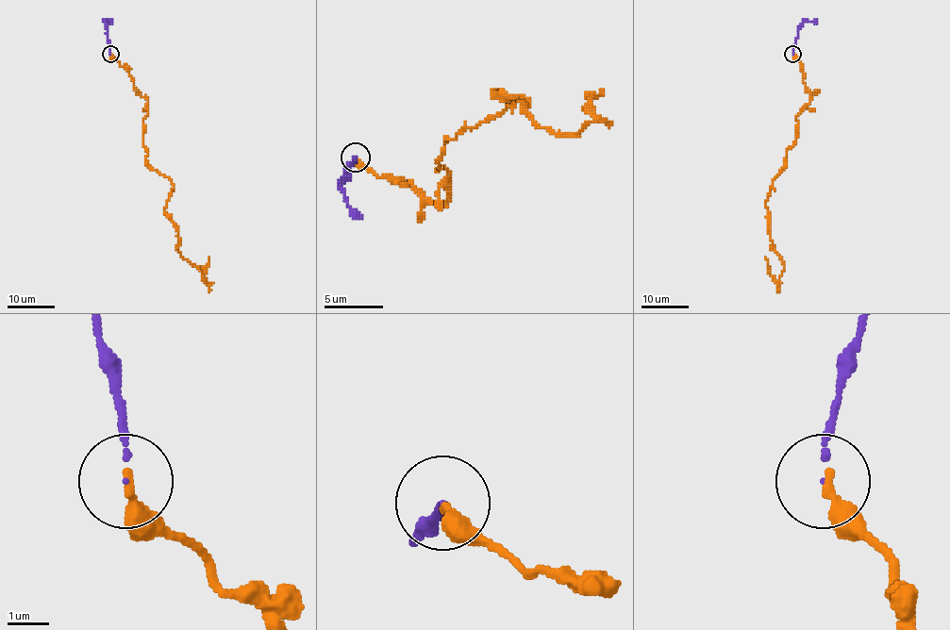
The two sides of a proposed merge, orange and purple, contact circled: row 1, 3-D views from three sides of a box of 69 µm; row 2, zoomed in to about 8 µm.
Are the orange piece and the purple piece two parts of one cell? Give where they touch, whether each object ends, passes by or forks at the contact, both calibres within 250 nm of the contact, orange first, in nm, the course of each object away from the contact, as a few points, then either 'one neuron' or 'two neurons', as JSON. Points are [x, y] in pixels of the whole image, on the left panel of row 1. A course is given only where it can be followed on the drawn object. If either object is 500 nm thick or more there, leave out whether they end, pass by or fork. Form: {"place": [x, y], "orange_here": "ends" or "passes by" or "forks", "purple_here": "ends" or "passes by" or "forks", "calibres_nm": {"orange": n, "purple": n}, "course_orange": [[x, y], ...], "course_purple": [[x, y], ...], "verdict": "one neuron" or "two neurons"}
{"place": [110, 54], "orange_here": "ends", "purple_here": "ends", "calibres_nm": {"orange": 280, "purple": 100}, "course_orange": [[110, 54], [145, 98], [147, 164], [173, 186], [166, 215], [177, 229], [177, 251], [206, 282], [208, 256]], "course_purple": [[110, 54], [105, 21], [113, 24]], "verdict": "two neurons"}

